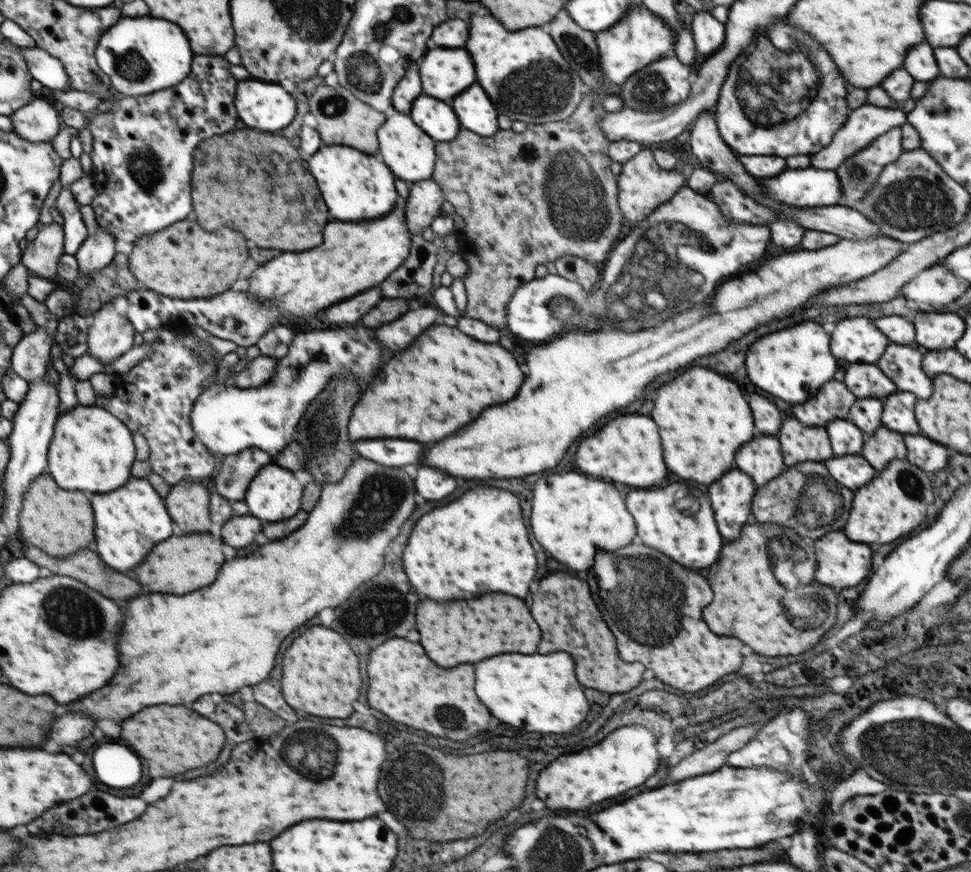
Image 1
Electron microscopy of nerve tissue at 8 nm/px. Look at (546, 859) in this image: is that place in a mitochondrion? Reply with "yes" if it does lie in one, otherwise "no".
yes

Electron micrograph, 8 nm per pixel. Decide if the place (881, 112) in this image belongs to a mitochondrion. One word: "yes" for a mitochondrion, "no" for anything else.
no

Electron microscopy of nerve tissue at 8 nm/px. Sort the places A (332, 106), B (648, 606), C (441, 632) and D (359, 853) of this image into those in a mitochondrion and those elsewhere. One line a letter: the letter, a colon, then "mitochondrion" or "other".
A: mitochondrion
B: mitochondrion
C: other
D: other

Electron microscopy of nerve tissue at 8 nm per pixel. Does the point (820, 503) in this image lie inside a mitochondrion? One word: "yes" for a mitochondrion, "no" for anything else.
yes

